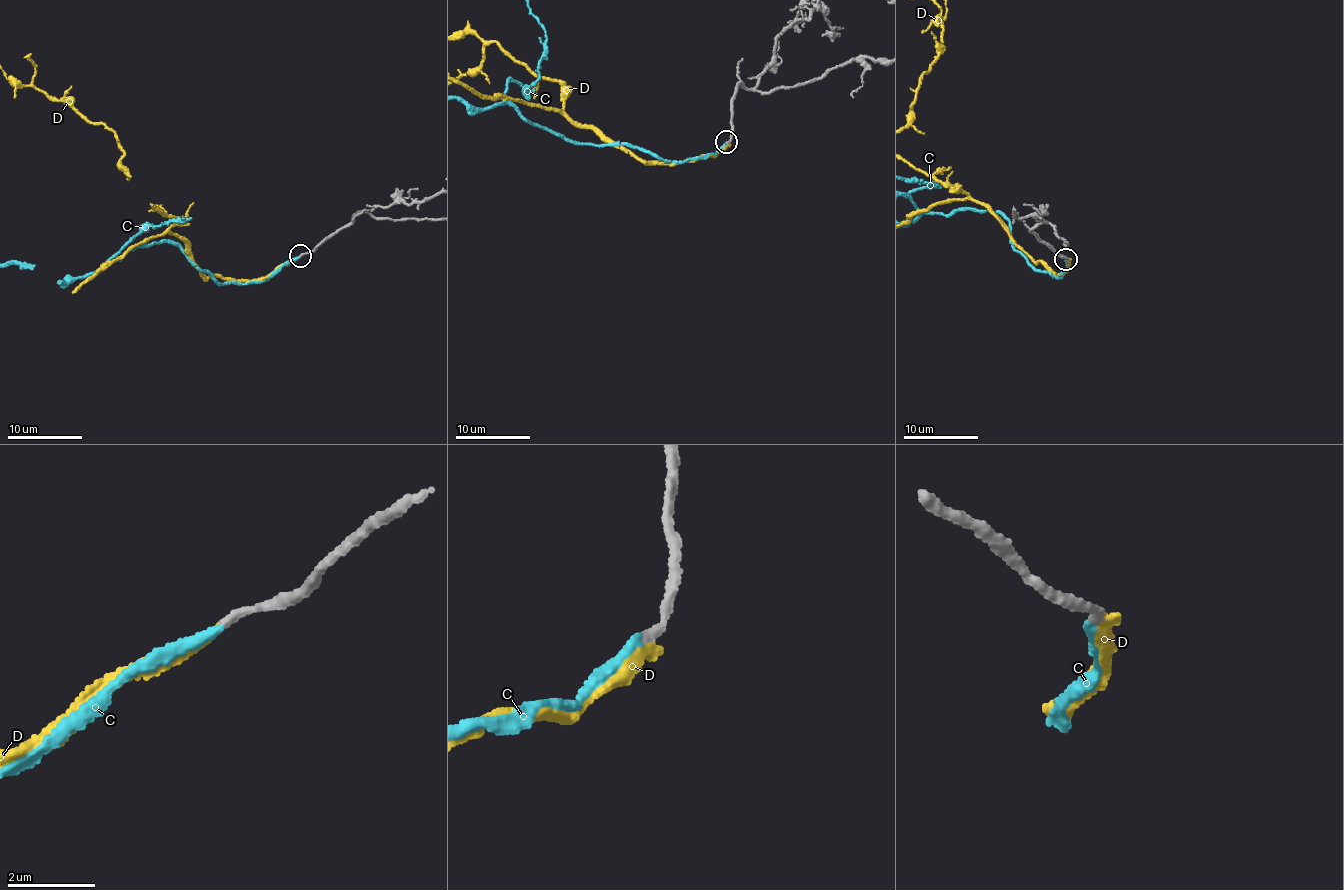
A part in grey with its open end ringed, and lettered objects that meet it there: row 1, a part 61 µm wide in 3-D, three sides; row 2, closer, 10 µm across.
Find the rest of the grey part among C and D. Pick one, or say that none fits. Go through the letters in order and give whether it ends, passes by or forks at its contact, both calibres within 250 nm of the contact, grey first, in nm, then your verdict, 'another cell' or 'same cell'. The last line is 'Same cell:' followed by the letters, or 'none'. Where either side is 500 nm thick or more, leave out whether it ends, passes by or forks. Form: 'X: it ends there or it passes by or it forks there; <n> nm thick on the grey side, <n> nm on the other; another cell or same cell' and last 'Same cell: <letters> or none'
C: it ends there; 200 nm thick on the grey side, 220 nm on the other; same cell
D: it ends there; 200 nm thick on the grey side, 240 nm on the other; another cell
Same cell: C

